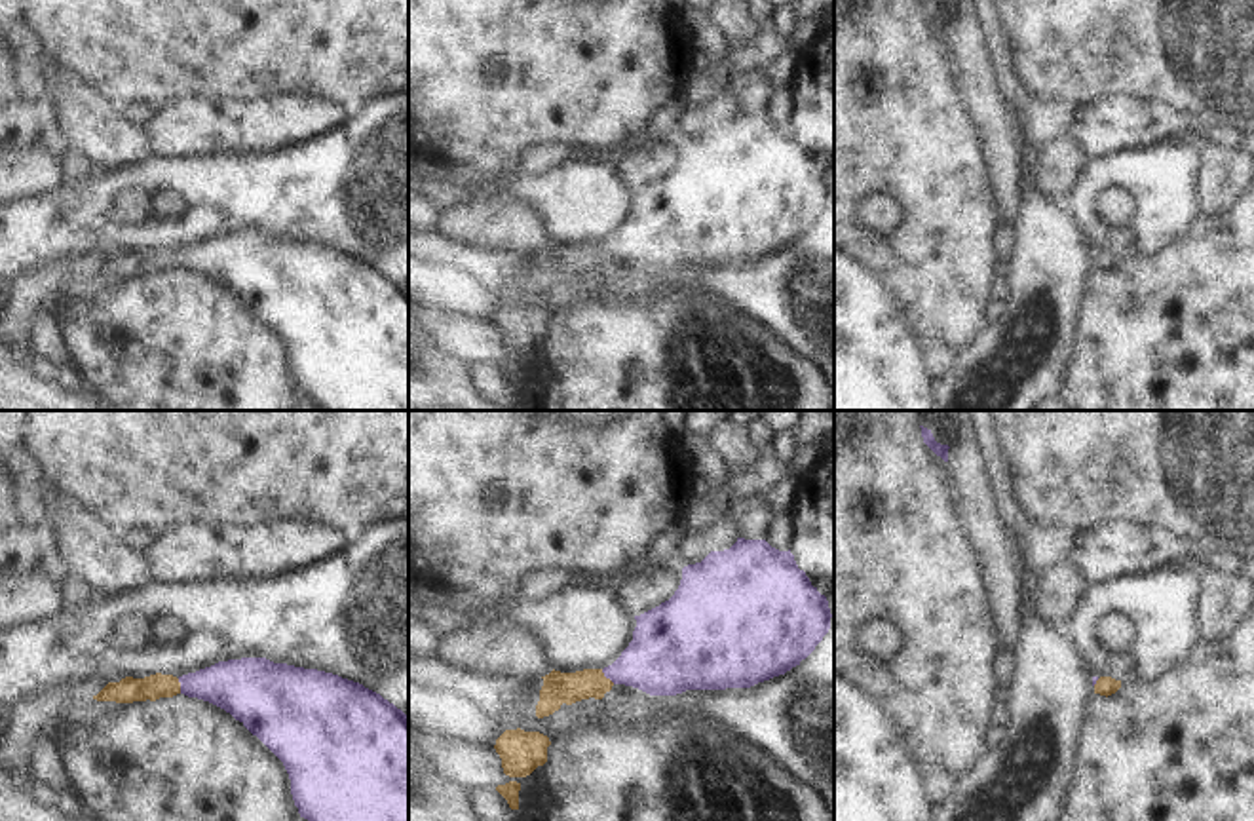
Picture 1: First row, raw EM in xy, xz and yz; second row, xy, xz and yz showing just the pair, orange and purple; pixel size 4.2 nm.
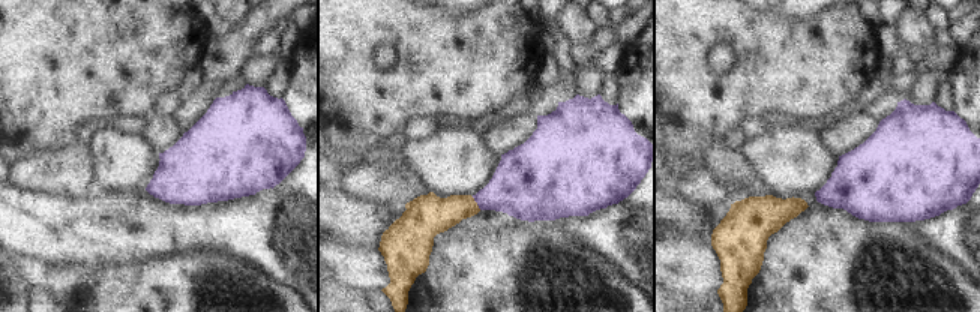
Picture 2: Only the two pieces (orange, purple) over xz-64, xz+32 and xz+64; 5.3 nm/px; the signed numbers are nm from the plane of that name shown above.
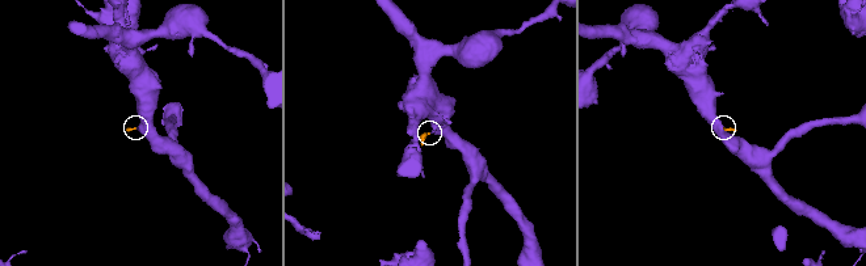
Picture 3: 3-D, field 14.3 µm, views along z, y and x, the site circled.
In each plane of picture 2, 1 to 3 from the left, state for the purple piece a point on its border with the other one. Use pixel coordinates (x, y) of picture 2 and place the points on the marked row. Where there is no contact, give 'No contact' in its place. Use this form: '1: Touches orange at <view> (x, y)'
1: No contact
2: Touches orange at xz+32 (476, 203)
3: No contact.

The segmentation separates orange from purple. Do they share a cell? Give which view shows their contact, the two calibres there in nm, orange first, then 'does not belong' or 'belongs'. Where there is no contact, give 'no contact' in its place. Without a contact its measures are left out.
contact in xz; calibres 130 and 300 nm; belongs

